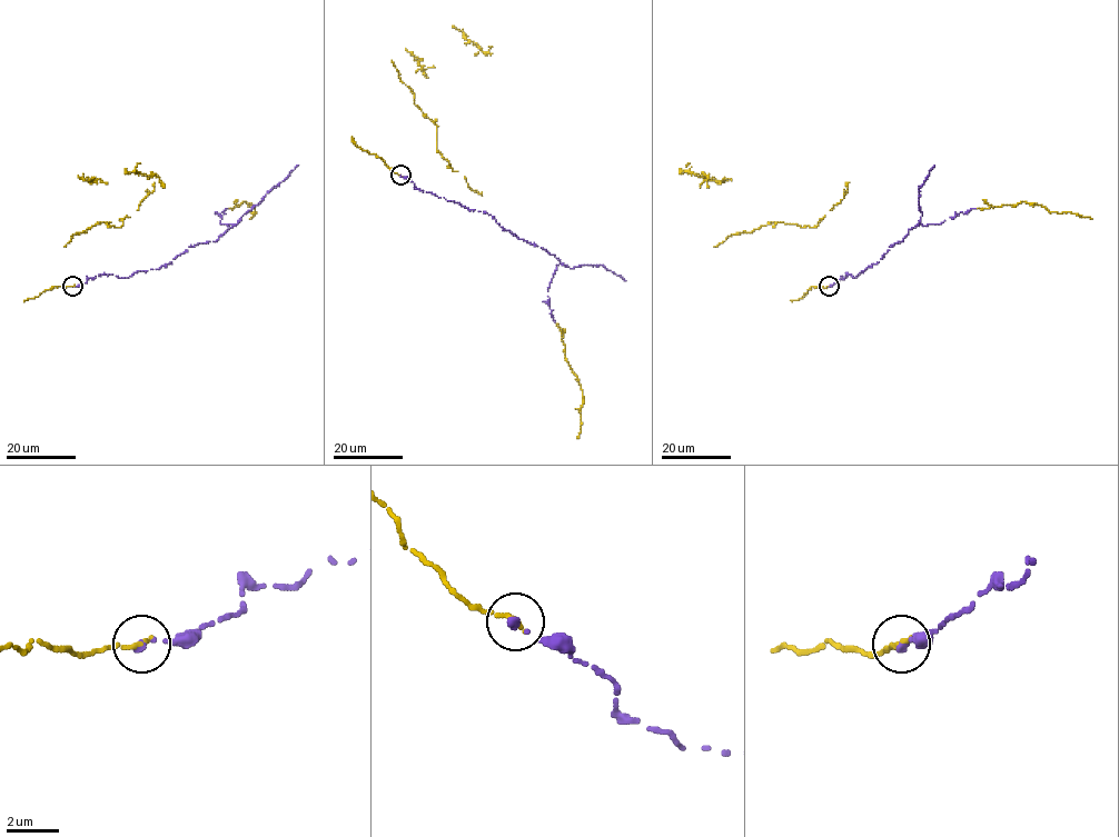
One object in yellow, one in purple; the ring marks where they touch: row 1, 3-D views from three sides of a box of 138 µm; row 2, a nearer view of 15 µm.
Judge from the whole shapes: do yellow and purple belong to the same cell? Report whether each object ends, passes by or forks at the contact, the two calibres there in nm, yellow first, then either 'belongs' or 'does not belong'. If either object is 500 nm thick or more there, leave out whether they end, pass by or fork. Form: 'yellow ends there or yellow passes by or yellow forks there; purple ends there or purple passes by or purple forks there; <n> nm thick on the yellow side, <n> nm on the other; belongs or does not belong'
yellow ends there; purple ends there; 180 nm thick on the yellow side, 260 nm on the other; belongs

